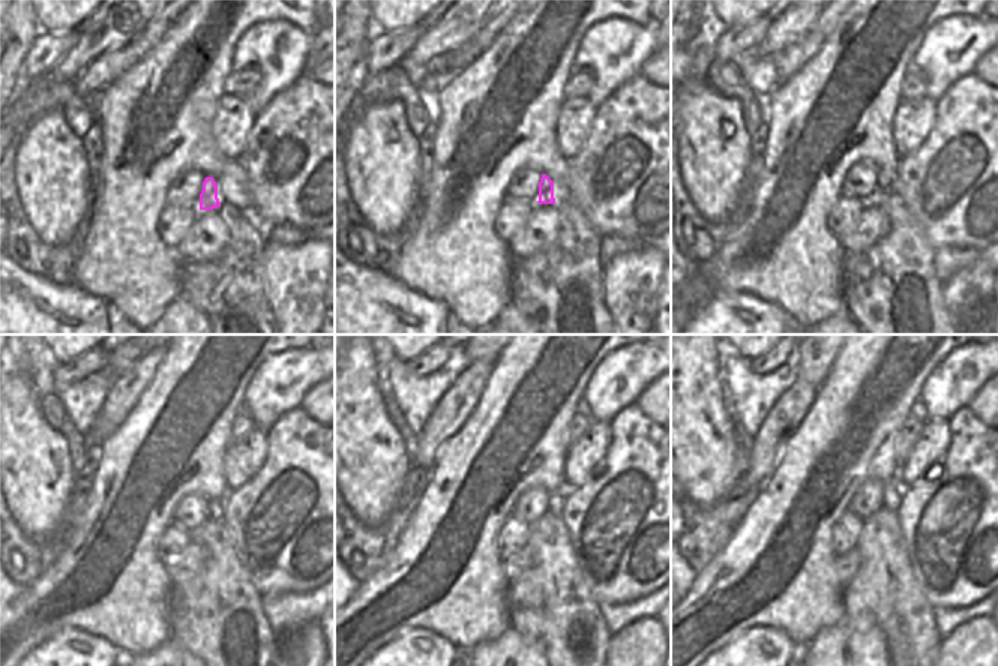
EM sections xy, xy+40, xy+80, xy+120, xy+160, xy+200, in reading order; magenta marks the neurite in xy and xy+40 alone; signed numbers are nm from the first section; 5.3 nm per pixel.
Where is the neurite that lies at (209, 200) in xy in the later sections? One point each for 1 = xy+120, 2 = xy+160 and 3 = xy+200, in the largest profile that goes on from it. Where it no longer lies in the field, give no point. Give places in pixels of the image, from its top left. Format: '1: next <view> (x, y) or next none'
1: next xy+120 (215, 507)
2: next xy+160 (556, 500)
3: next xy+200 (893, 489)

